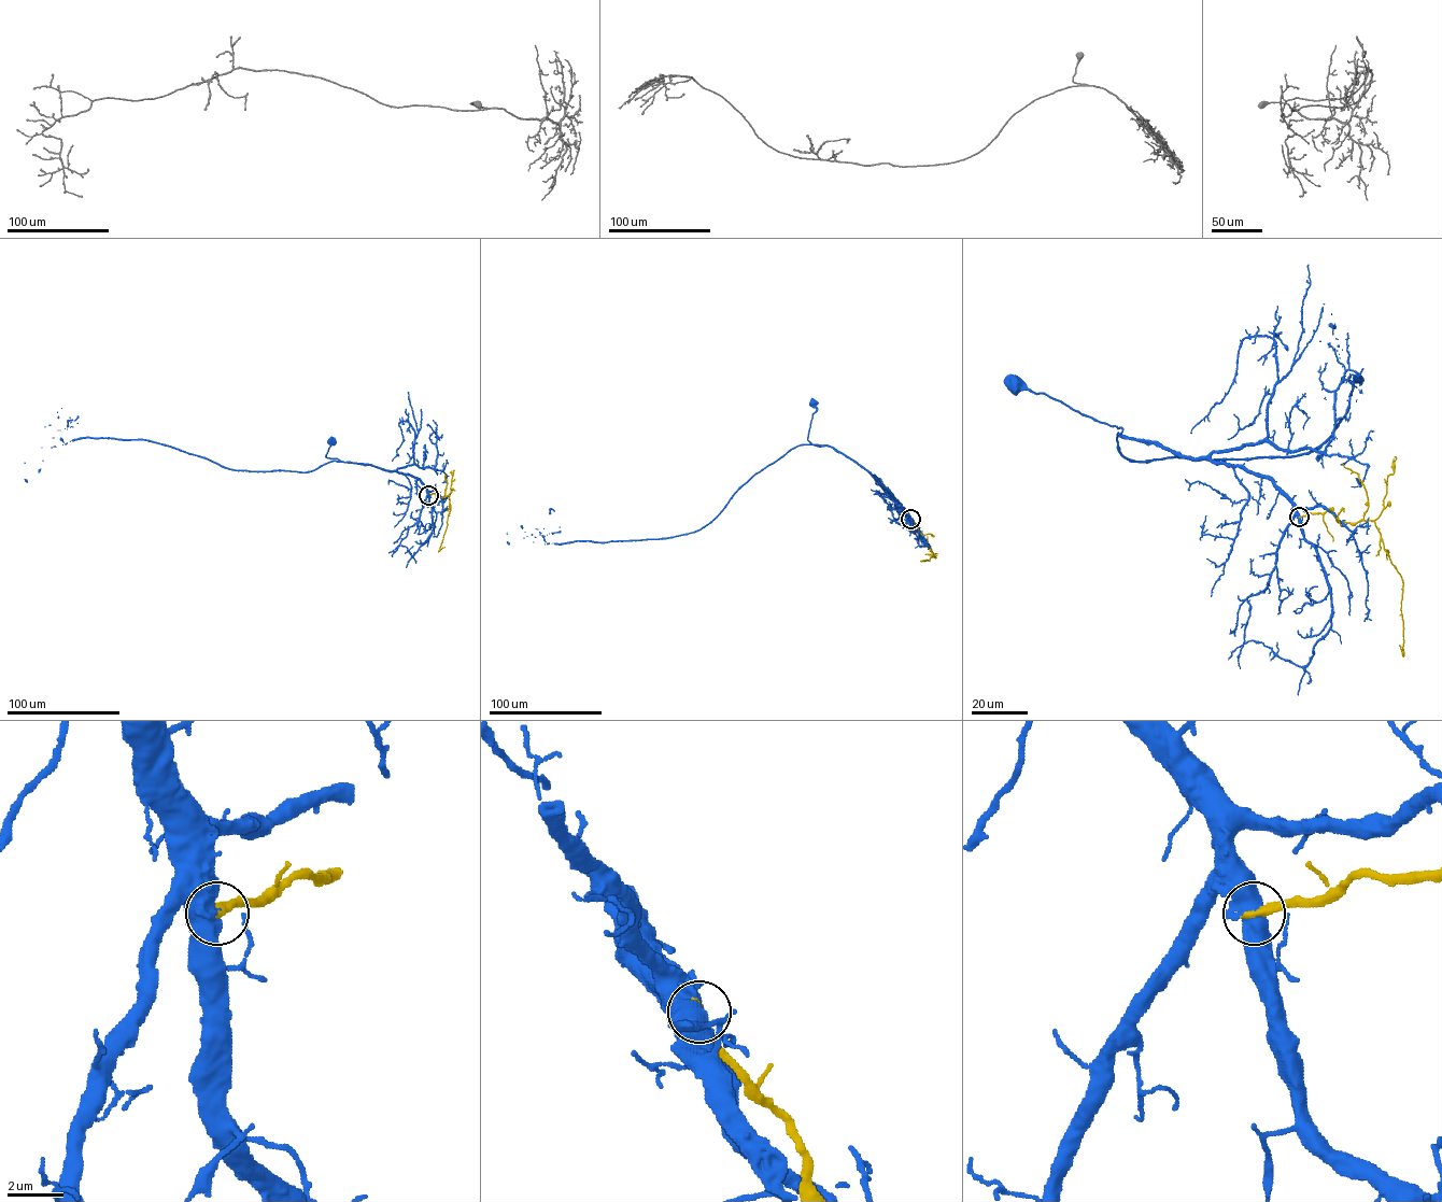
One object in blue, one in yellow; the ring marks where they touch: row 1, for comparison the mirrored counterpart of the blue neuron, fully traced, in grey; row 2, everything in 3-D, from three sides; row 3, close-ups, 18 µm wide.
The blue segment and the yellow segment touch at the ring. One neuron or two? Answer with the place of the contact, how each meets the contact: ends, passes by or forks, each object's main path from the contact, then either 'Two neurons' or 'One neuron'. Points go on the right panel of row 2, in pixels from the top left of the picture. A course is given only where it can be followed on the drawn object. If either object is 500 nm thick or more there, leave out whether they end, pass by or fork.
Place: (1299, 517). Course of blue: (1299, 517), (1297, 506), (1268, 478), (1124, 438), (1121, 428), (1014, 384). Course of yellow: (1299, 517), (1329, 511), (1341, 521), (1374, 521), (1384, 549), (1403, 584), (1400, 610), (1403, 651), (1399, 645). Two neurons

